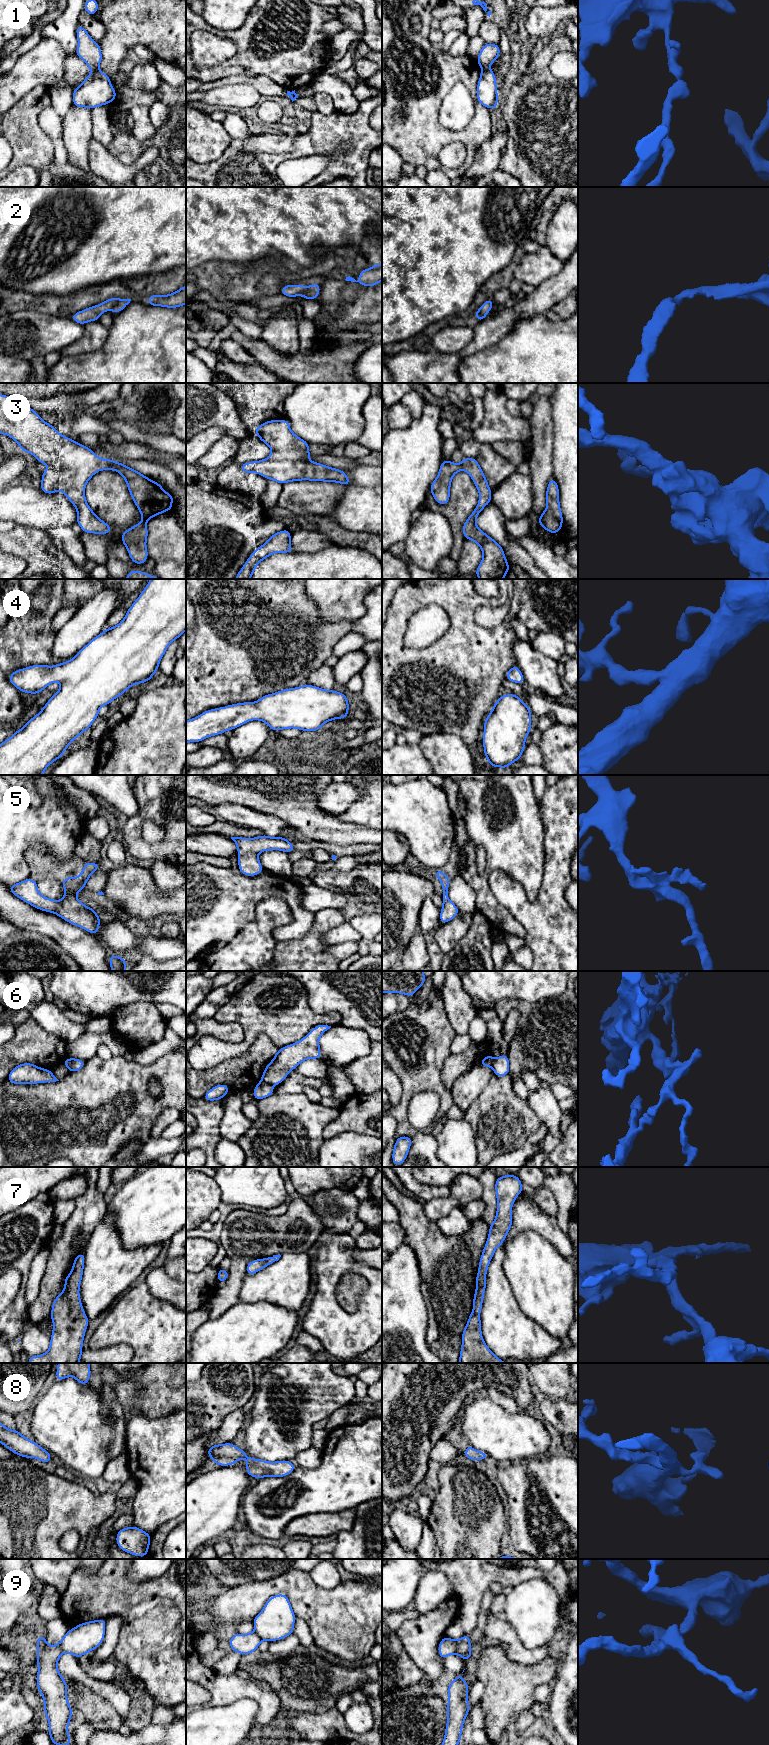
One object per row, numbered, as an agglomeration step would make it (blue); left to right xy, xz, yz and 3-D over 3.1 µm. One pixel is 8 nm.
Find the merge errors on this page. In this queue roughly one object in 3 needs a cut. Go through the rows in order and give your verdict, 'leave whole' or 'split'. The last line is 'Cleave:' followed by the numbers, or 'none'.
1: split
2: leave whole
3: leave whole
4: leave whole
5: leave whole
6: split
7: leave whole
8: leave whole
9: split
Cleave: 1, 6, 9

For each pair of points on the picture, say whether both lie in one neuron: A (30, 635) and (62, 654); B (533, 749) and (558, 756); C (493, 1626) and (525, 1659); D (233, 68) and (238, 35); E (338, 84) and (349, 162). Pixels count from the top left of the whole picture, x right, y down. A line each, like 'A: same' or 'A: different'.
A: different
B: different
C: same
D: same
E: different

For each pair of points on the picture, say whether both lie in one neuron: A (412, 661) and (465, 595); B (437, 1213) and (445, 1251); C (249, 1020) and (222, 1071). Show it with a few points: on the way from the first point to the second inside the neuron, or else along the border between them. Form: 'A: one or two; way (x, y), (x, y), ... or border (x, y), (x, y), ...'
A: one; way (433, 657), (461, 629), (461, 616)
B: two; border (424, 1204), (425, 1216), (431, 1222), (437, 1224)
C: two; border (241, 1055), (206, 1069)

